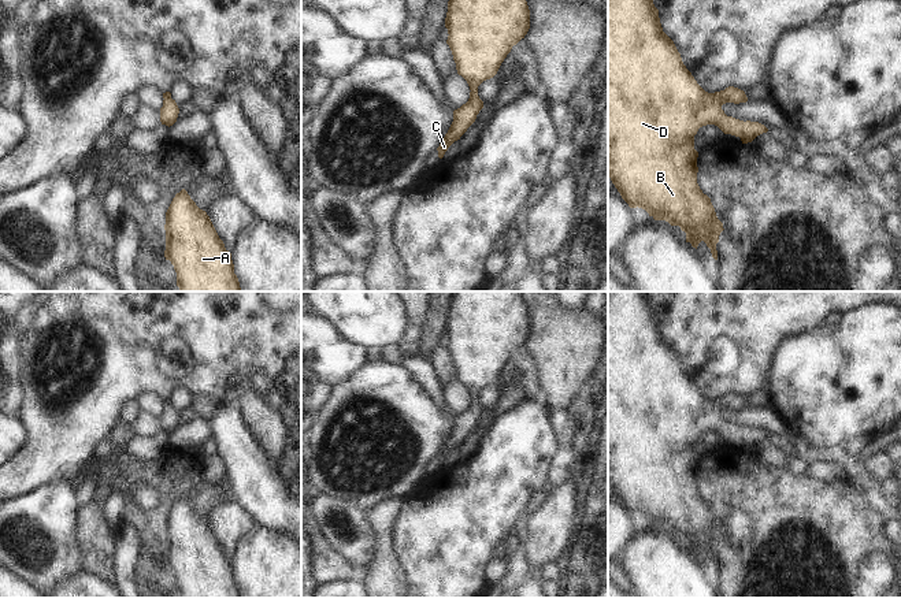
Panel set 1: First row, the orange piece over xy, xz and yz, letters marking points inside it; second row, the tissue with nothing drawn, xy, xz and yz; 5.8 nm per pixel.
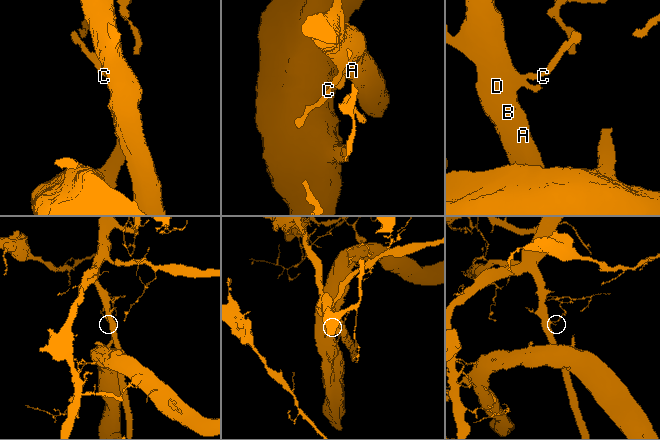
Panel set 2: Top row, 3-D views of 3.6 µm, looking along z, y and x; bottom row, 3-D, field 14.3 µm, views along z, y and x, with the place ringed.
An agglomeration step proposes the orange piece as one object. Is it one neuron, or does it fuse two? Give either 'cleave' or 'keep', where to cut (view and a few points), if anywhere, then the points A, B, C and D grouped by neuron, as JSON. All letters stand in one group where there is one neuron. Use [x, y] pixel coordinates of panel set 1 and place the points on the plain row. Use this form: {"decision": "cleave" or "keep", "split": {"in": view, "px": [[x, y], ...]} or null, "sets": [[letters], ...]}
{"decision": "keep", "split": null, "sets": [["A", "B", "C", "D"]]}

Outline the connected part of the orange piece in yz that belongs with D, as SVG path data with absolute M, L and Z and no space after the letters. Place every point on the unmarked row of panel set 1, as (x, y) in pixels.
M608 291L608 483L630 515L642 515L655 527L665 527L686 539L686 549L697 556L704 547L718 567L716 550L724 536L718 525L711 505L697 490L697 464L694 442L707 431L718 432L724 441L739 443L742 450L752 449L768 435L750 427L727 423L722 416L726 409L746 409L744 397L728 393L708 400L694 386L682 368L674 348L663 338L659 316L648 298L648 291Z

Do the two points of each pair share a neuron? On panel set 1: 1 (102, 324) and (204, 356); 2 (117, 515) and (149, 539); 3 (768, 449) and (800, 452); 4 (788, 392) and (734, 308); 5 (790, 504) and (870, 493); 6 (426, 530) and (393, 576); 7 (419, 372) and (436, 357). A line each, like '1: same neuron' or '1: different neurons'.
1: same neuron
2: different neurons
3: different neurons
4: different neurons
5: different neurons
6: different neurons
7: different neurons

